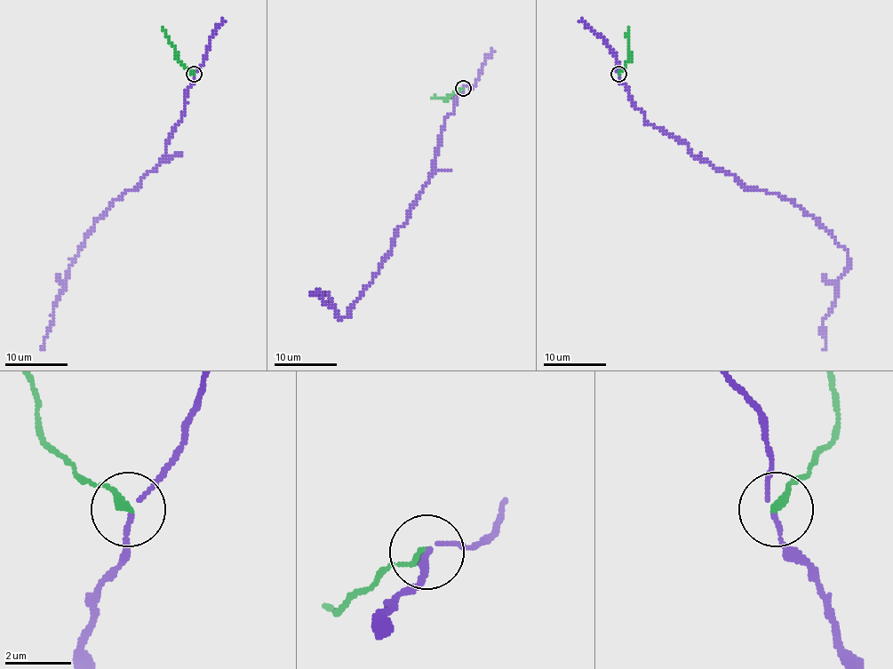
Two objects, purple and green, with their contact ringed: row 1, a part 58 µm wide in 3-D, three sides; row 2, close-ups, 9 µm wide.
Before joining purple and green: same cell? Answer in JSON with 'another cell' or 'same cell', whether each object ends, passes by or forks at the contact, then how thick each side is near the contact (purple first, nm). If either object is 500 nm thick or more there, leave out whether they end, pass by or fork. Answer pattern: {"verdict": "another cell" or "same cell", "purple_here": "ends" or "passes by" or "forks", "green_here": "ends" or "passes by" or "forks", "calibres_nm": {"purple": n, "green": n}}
{"verdict": "another cell", "purple_here": "passes by", "green_here": "ends", "calibres_nm": {"purple": 100, "green": 240}}

